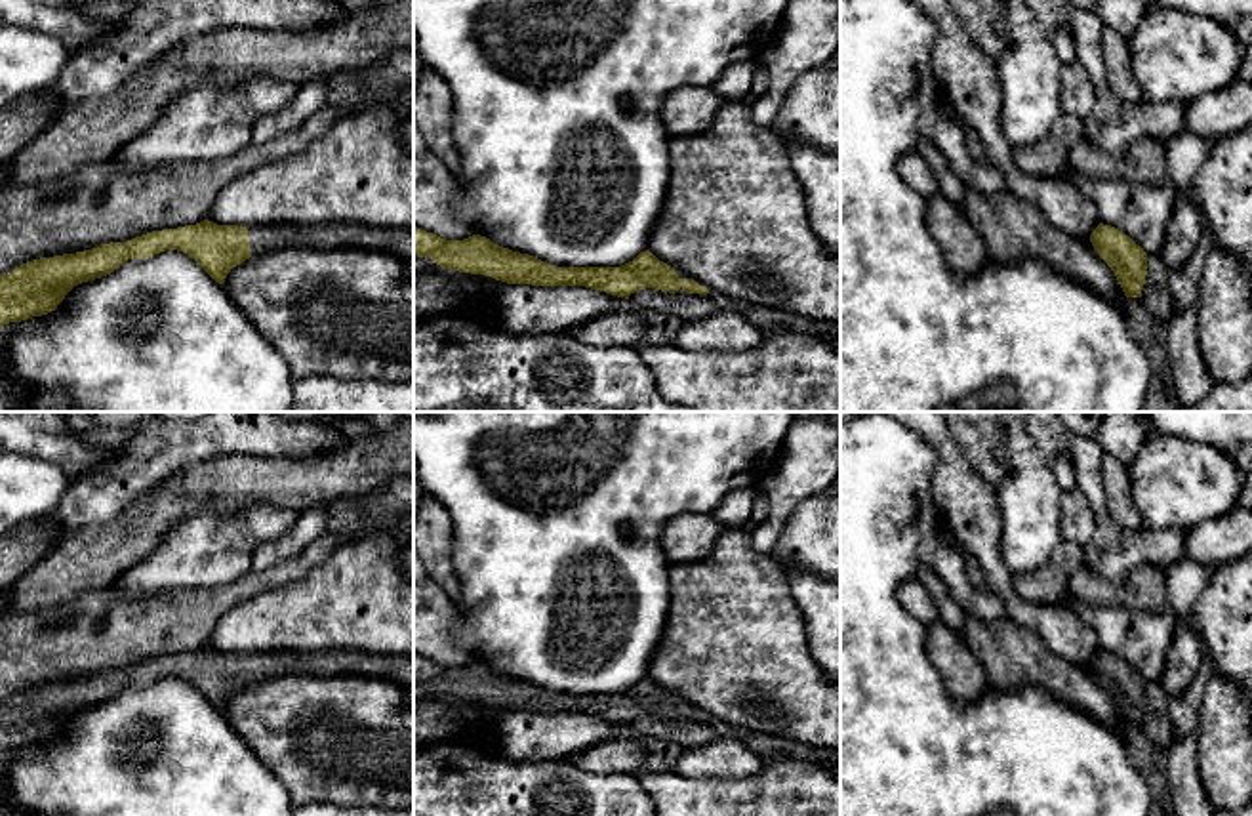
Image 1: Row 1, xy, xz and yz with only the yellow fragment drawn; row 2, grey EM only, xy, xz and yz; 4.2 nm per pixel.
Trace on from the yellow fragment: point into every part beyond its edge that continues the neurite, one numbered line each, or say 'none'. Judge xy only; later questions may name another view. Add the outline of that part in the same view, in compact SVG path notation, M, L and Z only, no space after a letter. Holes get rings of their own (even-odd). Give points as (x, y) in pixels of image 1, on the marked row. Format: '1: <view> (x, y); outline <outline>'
1: xy (395, 241); outline M316 223L316 225L252 225L248 227L252 257L282 248L364 248L385 252L400 261L414 261L414 229L370 227L358 223Z

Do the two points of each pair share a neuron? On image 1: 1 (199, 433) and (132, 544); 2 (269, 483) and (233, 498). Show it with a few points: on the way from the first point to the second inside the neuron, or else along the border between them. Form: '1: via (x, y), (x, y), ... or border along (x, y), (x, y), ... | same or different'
1: border along (212, 458), (189, 466), (151, 490) | different
2: via (260, 483), (248, 483), (242, 489) | same

